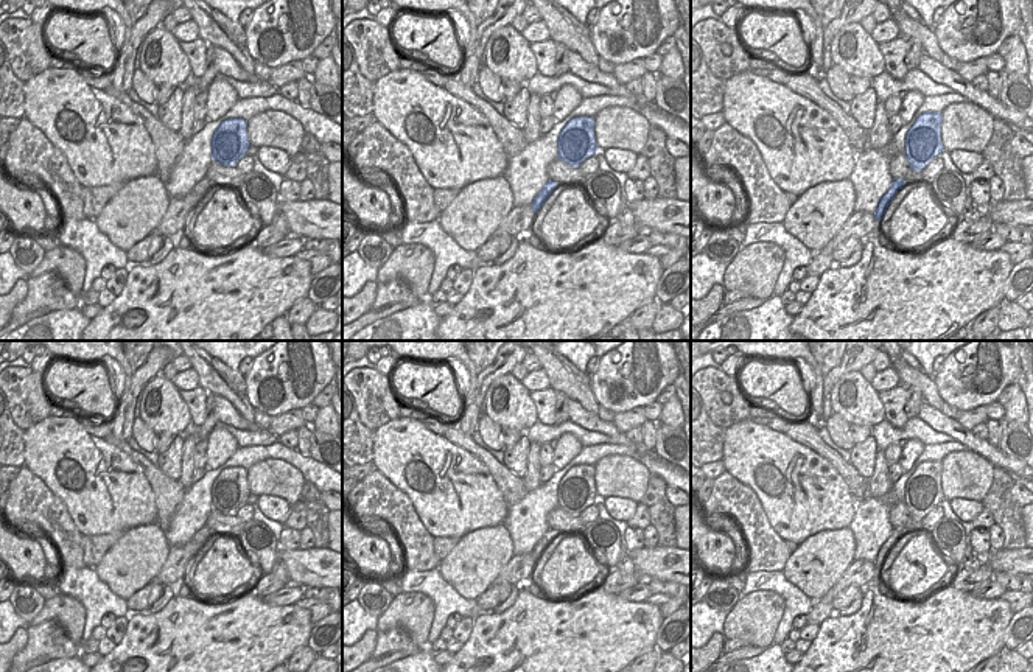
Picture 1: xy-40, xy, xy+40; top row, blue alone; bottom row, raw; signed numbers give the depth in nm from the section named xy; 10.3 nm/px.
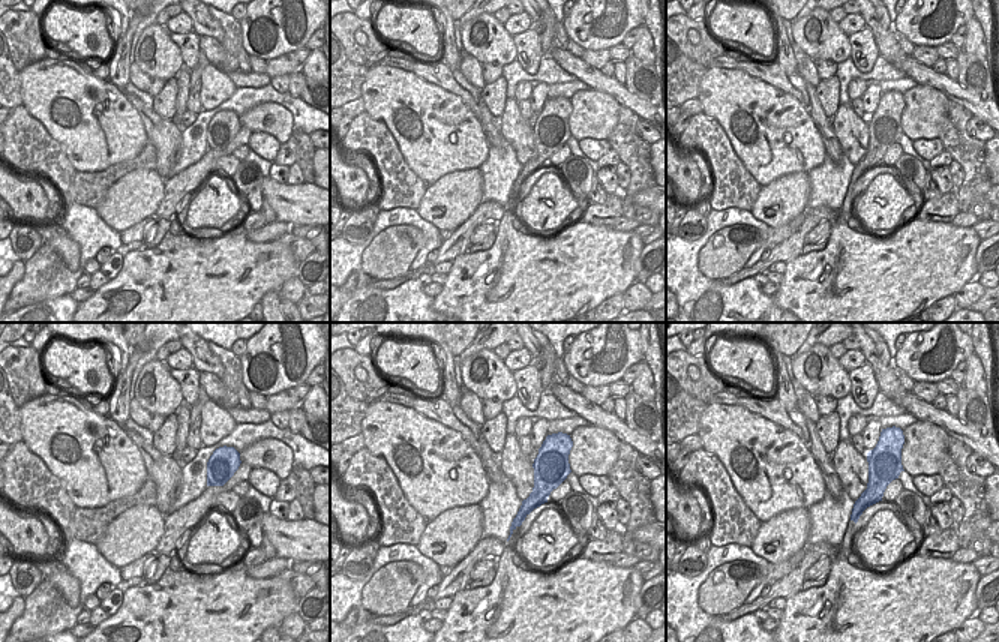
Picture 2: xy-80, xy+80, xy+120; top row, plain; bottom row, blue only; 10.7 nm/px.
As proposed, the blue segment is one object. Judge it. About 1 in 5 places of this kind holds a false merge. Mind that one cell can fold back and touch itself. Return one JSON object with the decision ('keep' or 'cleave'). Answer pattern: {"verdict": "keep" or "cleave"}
{"verdict": "cleave"}

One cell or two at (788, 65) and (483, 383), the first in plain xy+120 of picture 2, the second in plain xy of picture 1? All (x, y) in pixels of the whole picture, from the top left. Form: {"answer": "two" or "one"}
{"answer": "two"}

